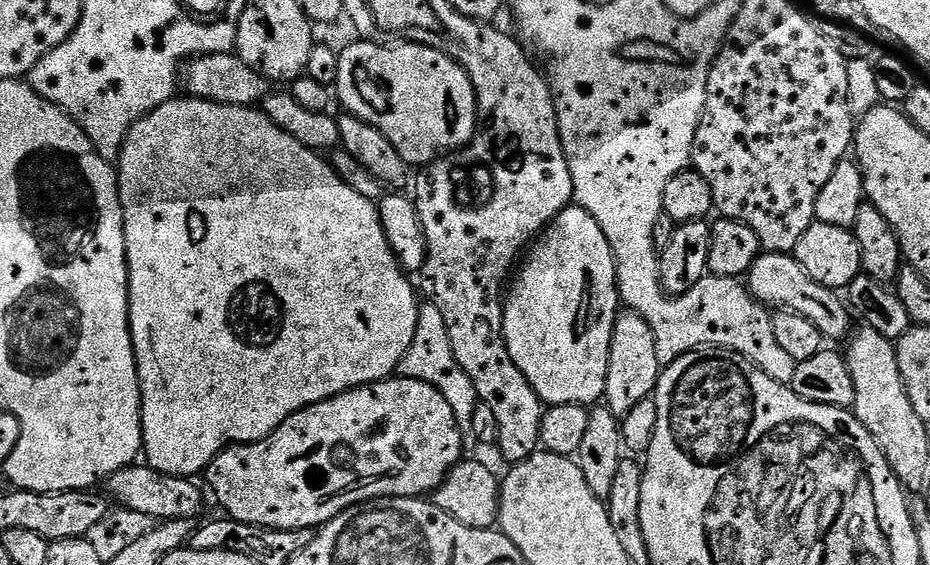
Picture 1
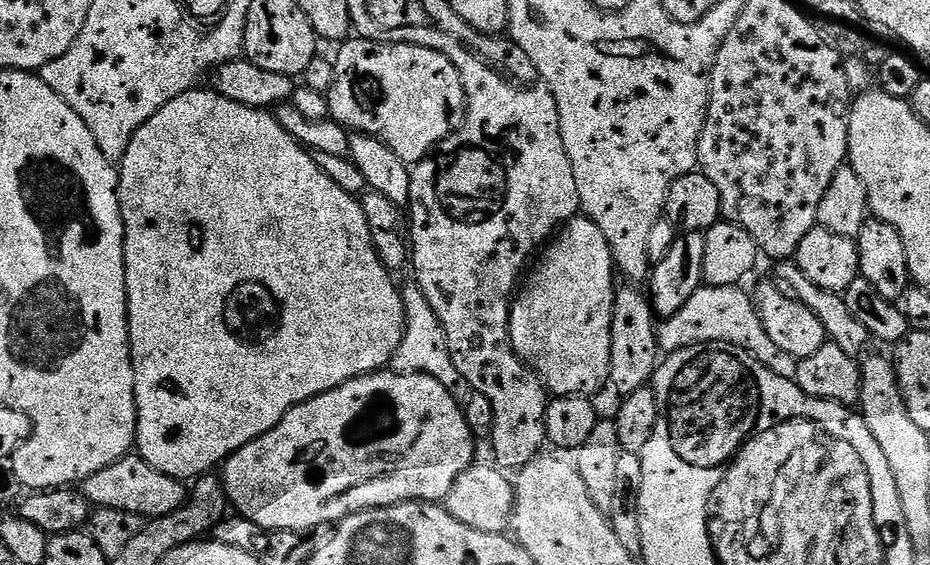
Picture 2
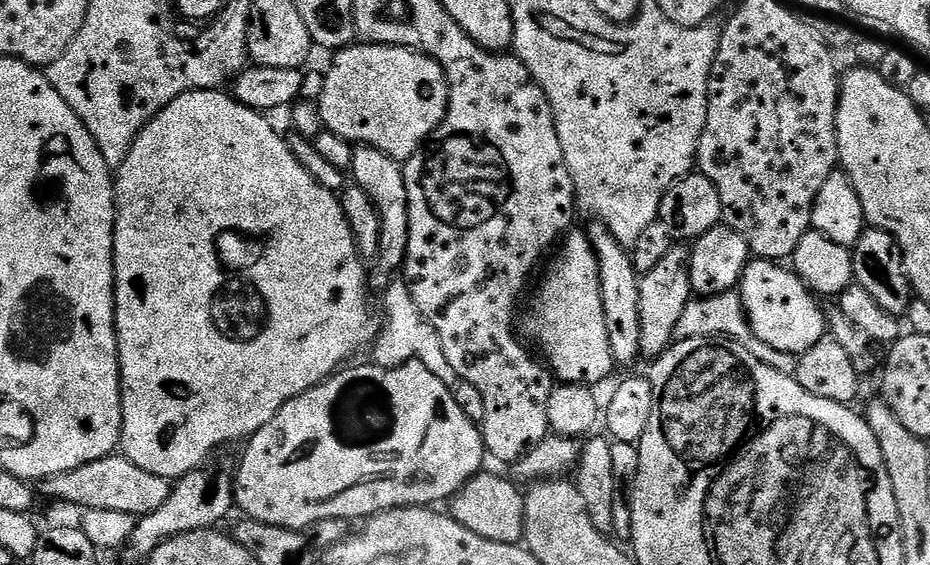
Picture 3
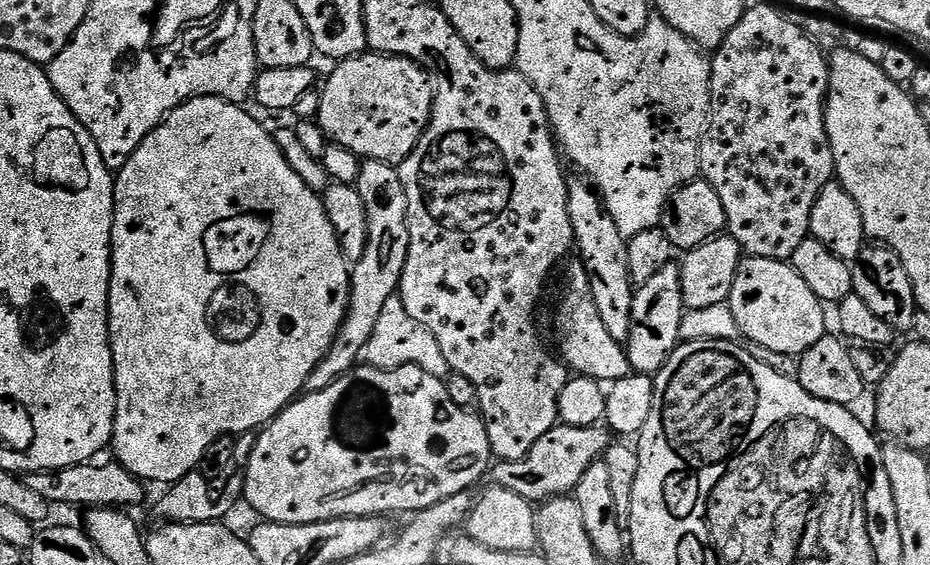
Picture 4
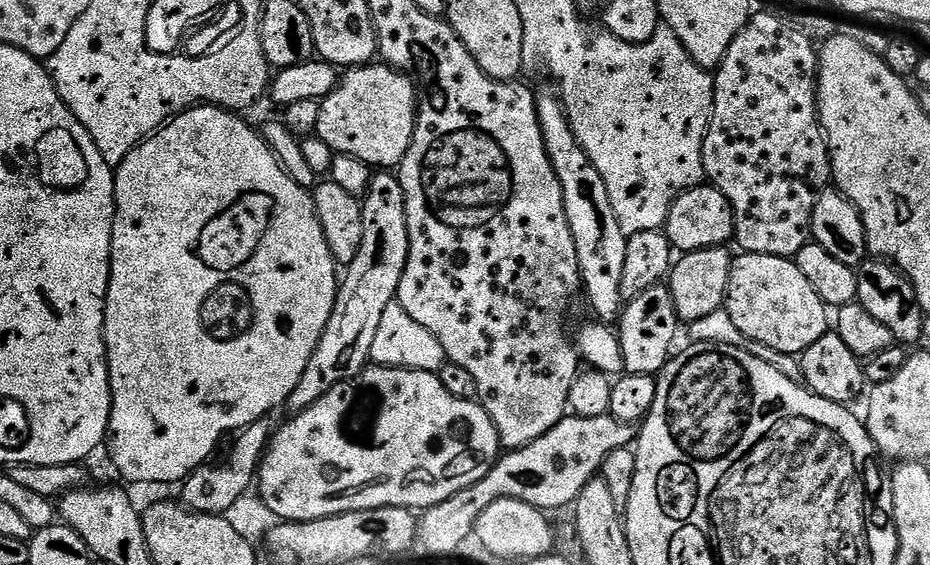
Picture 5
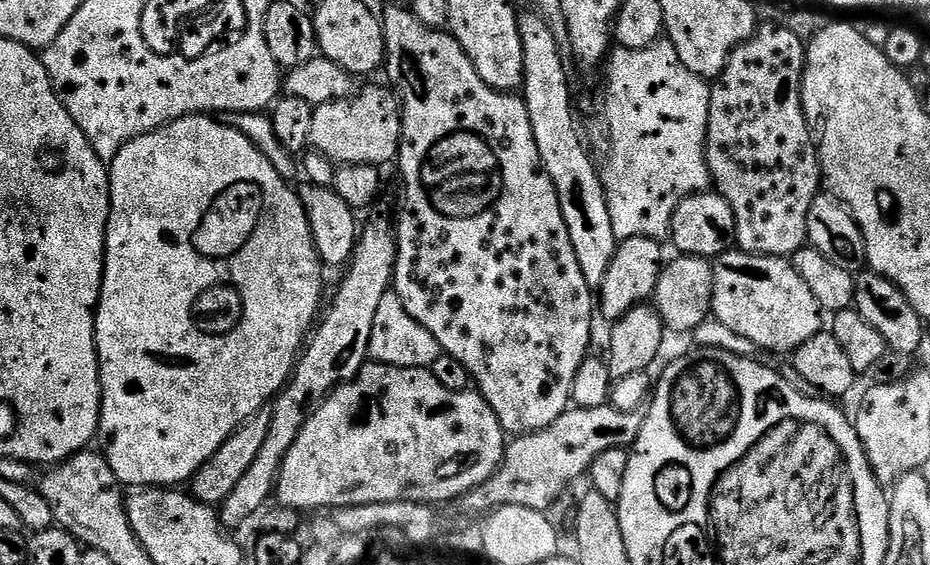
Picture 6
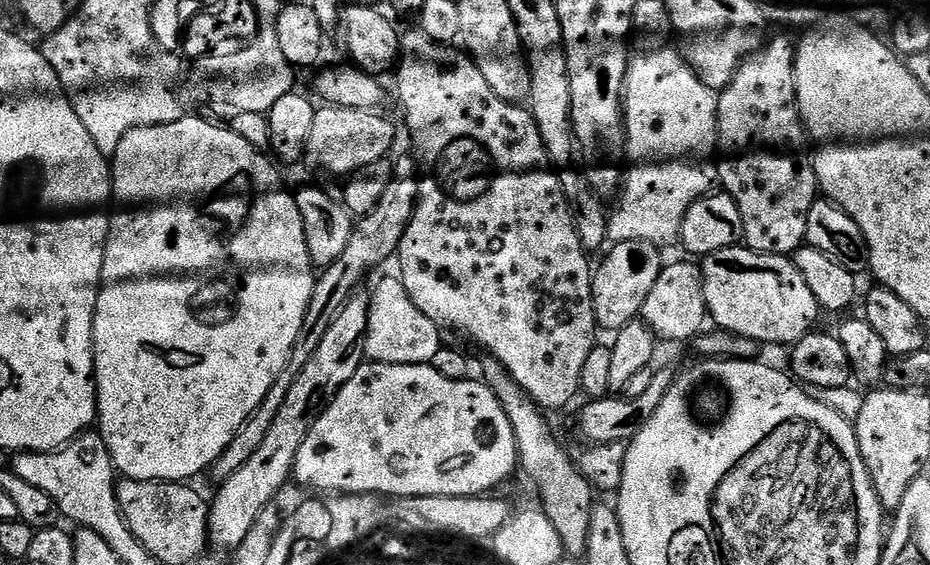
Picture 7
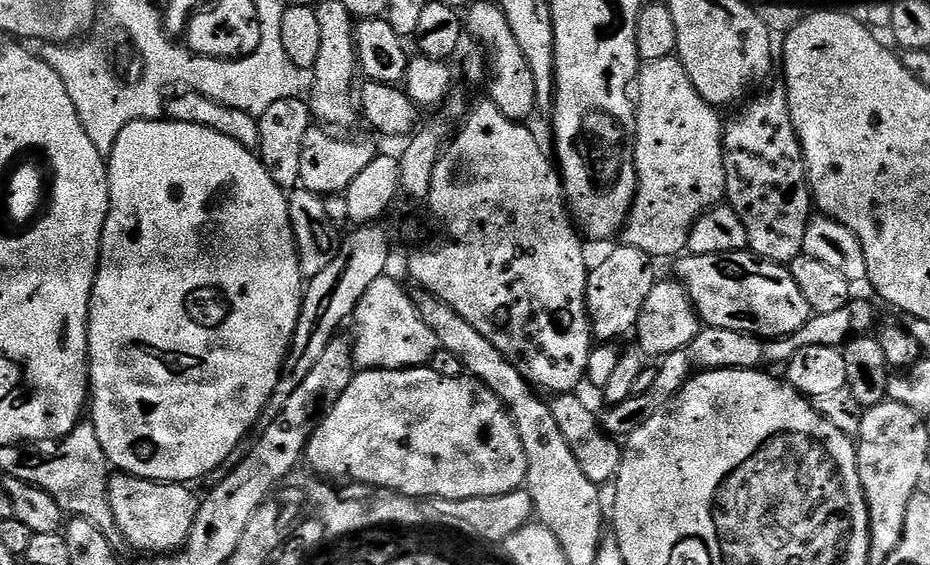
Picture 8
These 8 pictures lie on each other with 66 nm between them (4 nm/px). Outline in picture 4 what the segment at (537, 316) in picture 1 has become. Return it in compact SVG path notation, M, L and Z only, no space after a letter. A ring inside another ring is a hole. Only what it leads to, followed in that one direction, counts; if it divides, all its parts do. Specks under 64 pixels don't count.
M583 263L576 264L570 270L568 286L558 314L562 358L579 375L594 377L601 382L621 380L632 372L627 351L621 341L610 337L610 332L602 321L597 304L593 300L591 273Z

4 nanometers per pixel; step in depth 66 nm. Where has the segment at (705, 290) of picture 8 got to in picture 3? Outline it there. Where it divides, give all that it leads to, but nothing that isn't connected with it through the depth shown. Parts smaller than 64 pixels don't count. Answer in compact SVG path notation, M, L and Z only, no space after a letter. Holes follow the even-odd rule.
M753 259L746 266L738 291L751 335L756 335L773 353L786 352L789 357L799 358L825 339L825 309L820 309L821 301L791 267L774 260Z

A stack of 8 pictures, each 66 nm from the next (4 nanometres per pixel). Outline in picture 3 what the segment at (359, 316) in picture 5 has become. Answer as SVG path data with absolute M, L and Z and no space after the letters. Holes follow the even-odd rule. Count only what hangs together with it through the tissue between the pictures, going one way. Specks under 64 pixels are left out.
M354 147L354 162L350 169L355 187L366 190L370 202L380 211L380 272L388 276L391 272L399 273L404 267L404 257L408 254L408 235L410 218L408 217L408 191L401 161L382 154L377 148Z

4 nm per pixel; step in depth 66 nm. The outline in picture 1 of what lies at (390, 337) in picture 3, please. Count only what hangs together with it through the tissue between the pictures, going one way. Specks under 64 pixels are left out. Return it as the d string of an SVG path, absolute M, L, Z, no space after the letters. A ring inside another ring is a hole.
M428 302L421 307L418 330L414 330L414 342L410 342L410 350L406 350L406 358L402 358L398 372L403 379L421 380L434 386L442 394L442 398L450 402L450 410L454 410L457 422L462 426L471 425L478 403L476 387L474 382L470 382L470 374L466 374L466 370L458 366L458 358L454 356L454 346L446 330L442 310L438 310L438 306Z

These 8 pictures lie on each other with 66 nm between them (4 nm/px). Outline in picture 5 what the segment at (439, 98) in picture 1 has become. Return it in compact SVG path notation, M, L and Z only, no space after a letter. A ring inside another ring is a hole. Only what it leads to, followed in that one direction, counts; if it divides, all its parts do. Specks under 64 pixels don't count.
M384 62L364 64L360 68L347 69L339 77L336 89L320 101L315 135L320 136L332 152L358 158L376 170L392 170L404 161L406 150L410 150L410 142L416 129L417 111L418 88L413 77Z

